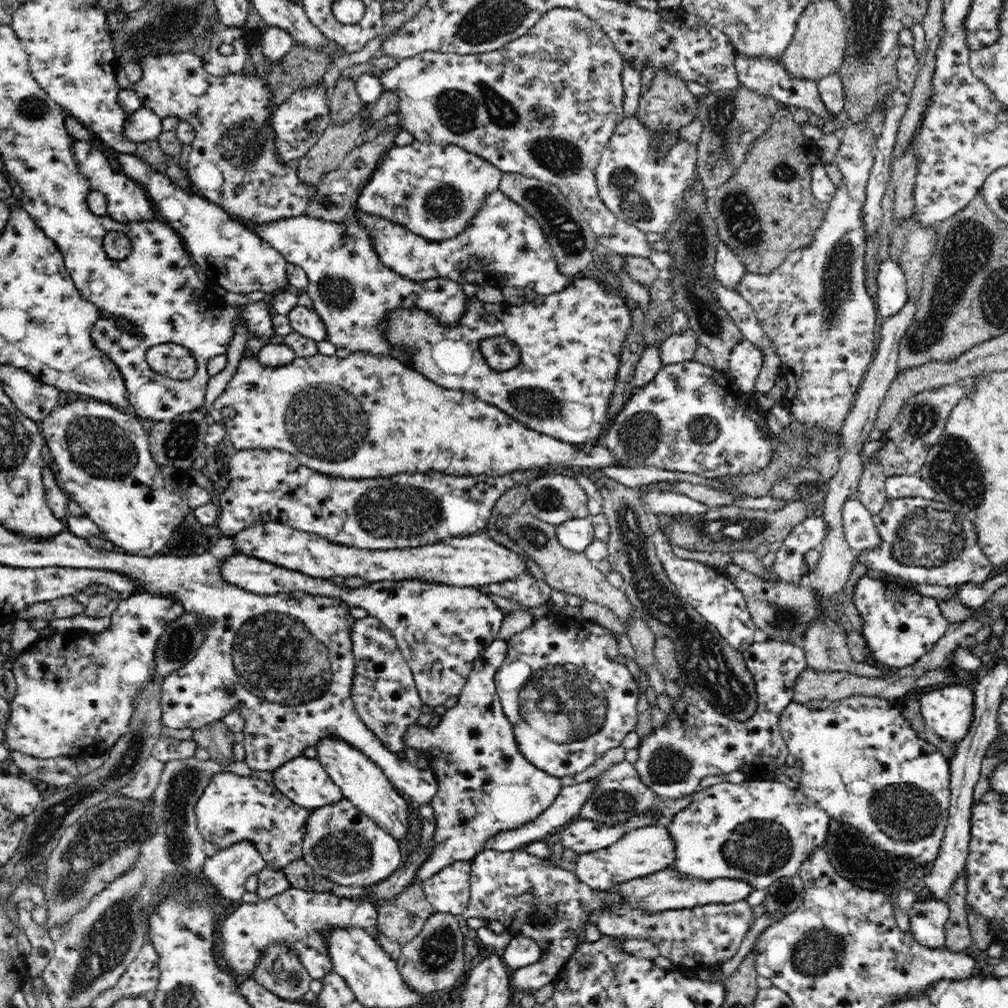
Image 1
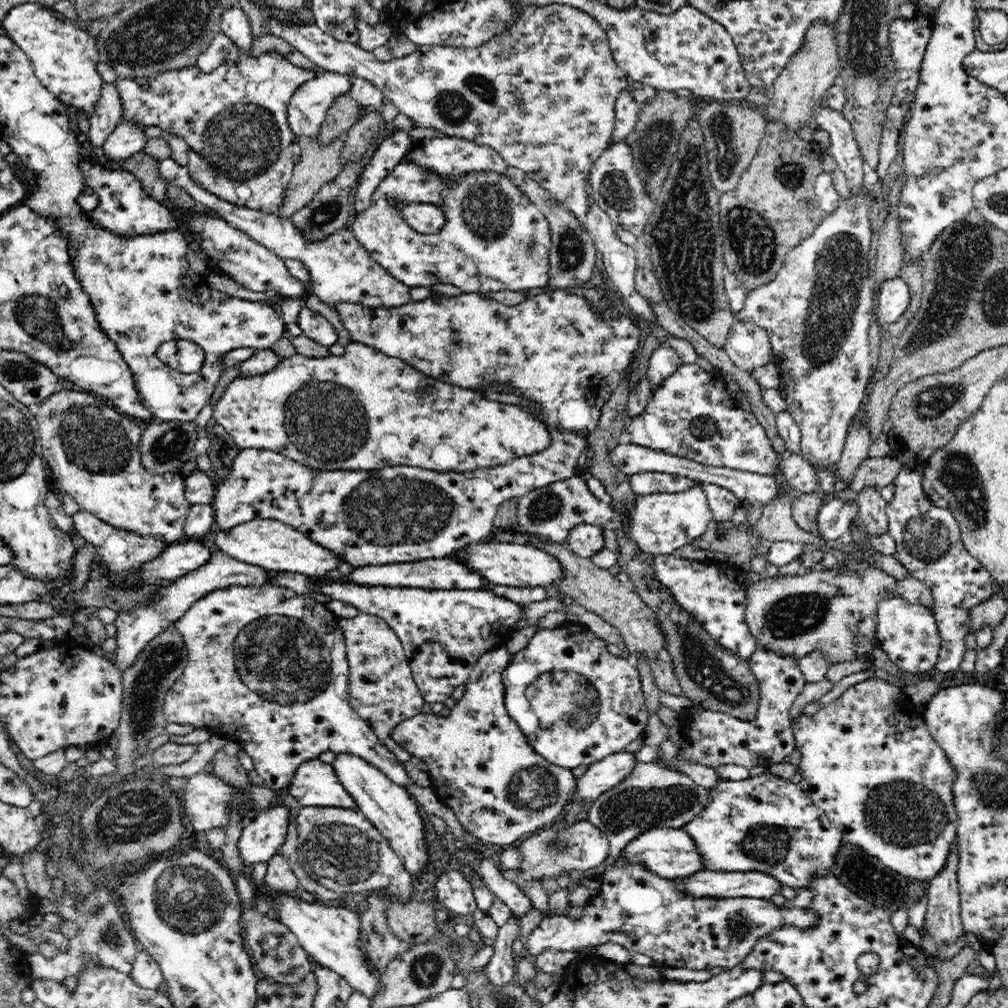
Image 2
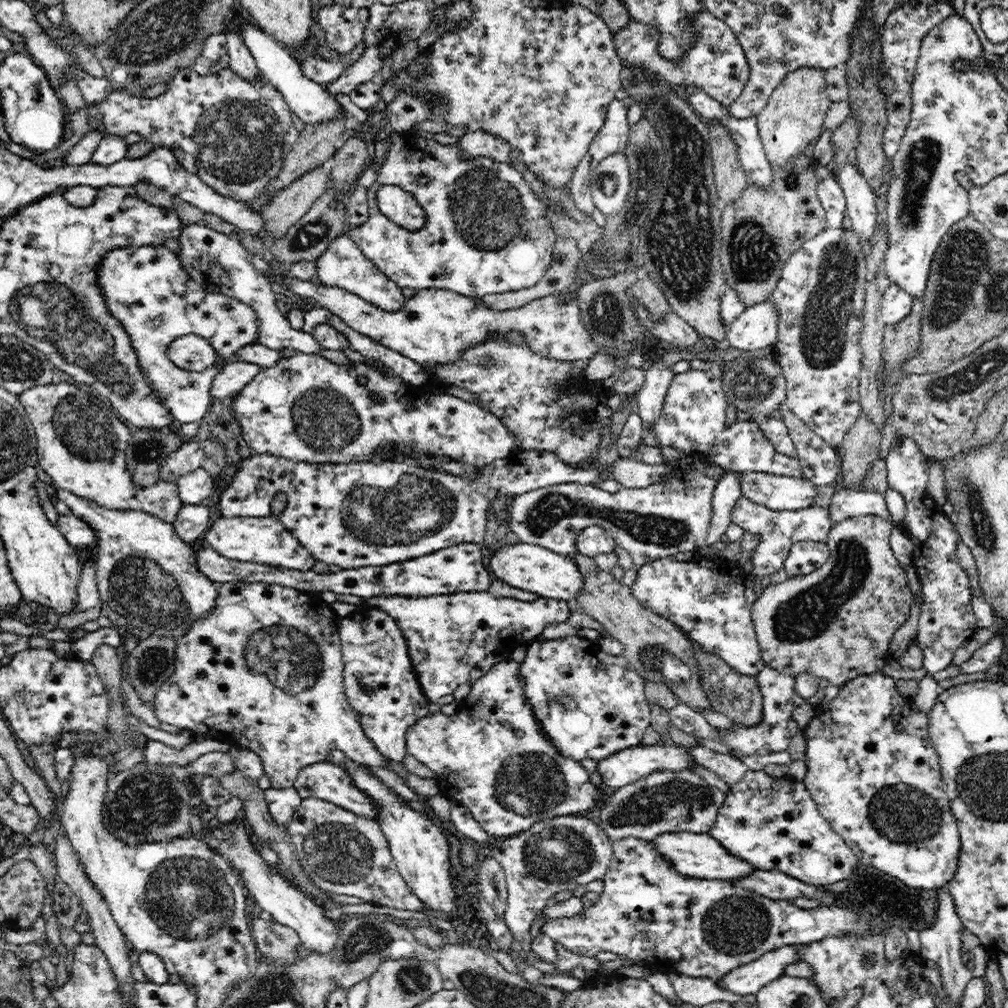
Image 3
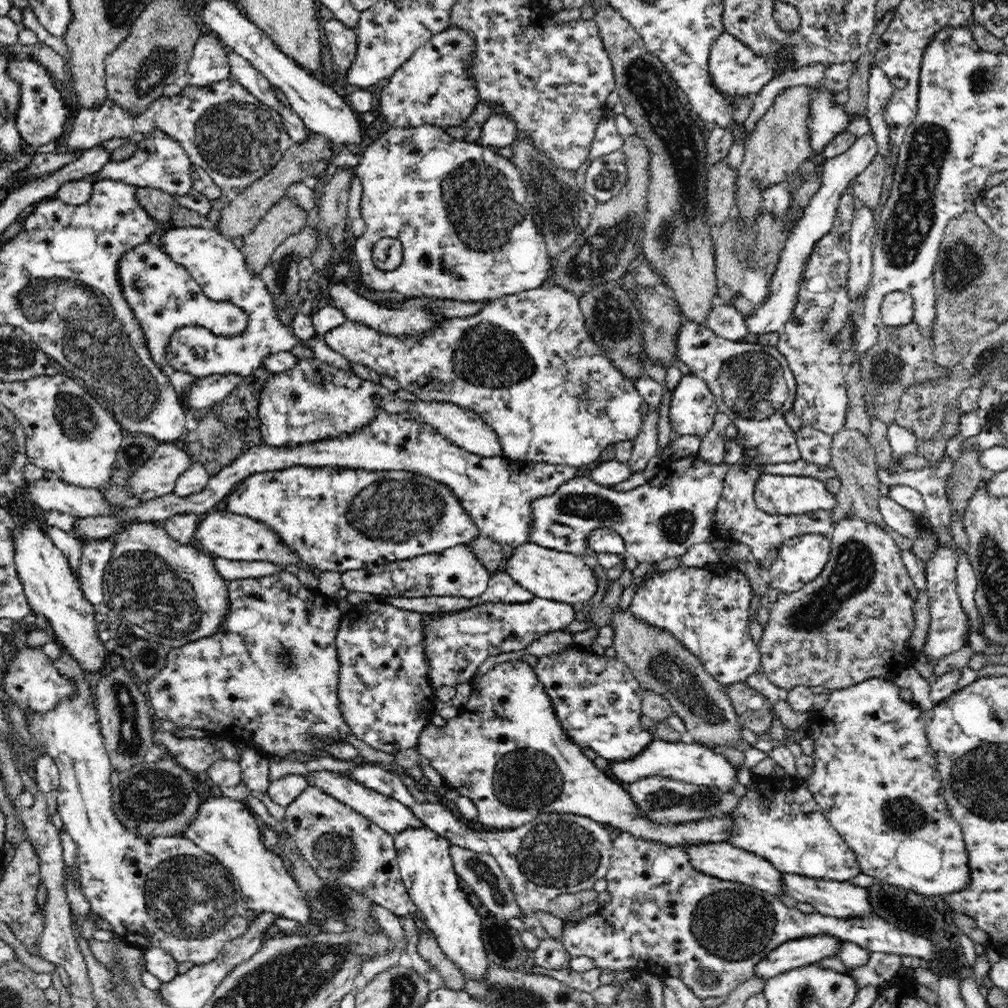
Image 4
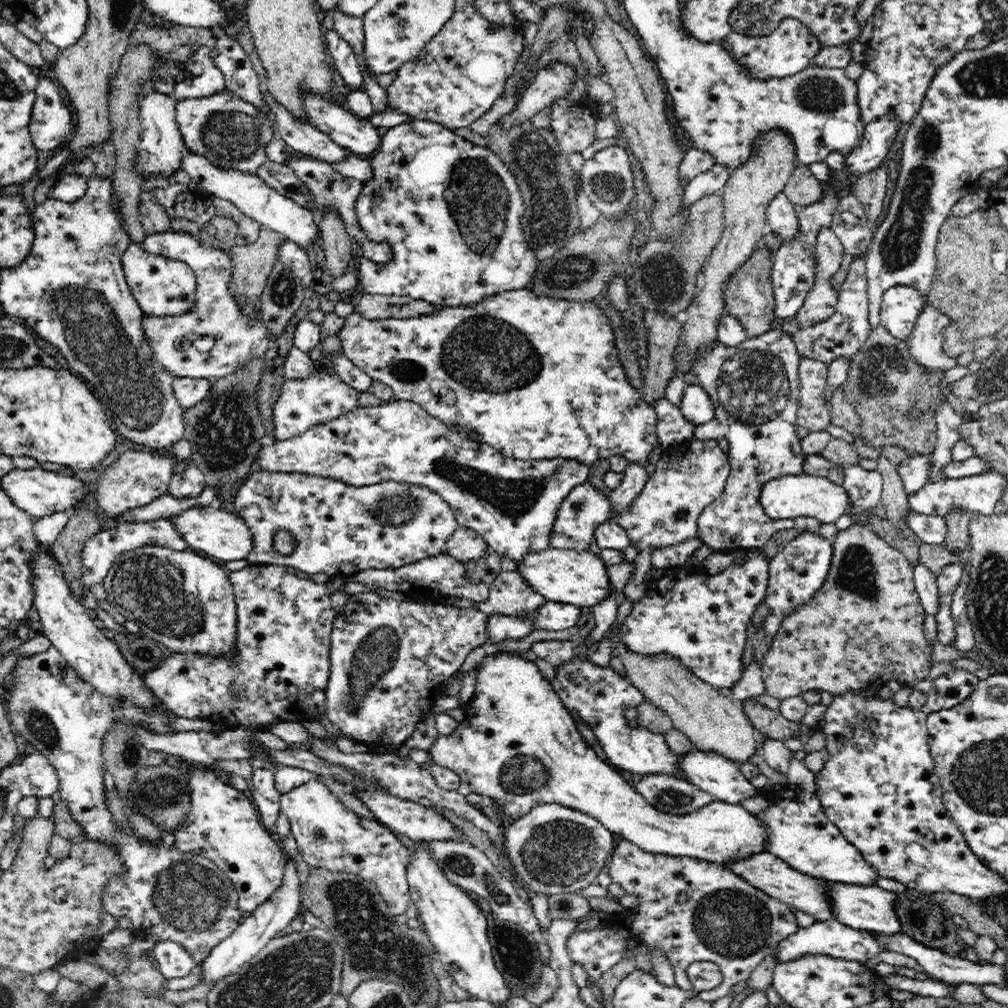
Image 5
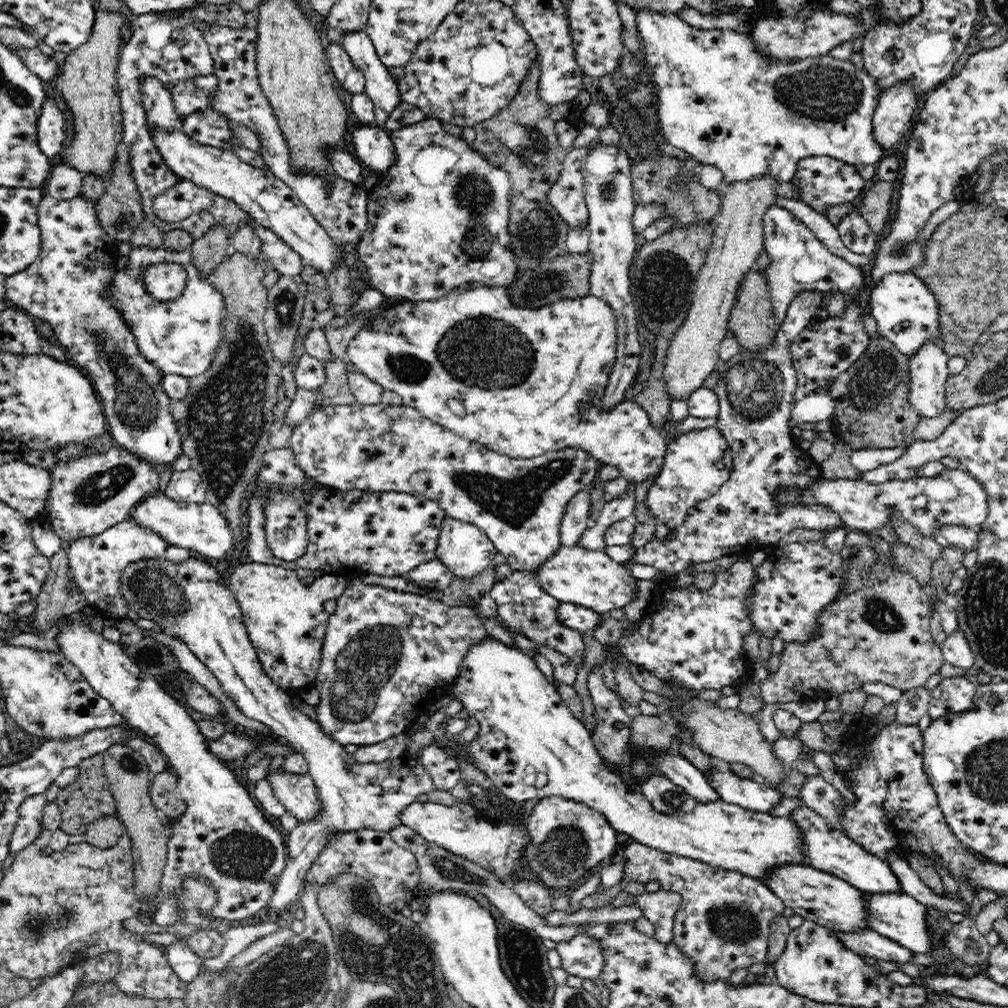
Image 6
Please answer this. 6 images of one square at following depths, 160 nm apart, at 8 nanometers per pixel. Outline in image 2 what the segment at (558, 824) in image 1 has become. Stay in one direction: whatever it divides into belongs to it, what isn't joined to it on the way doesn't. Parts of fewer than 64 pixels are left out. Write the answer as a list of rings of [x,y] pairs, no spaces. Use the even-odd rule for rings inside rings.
[[[624,749],[606,756],[595,764],[590,764],[578,781],[576,798],[572,802],[578,804],[578,802],[595,801],[603,792],[628,779],[637,768],[637,764],[634,755],[626,753]]]

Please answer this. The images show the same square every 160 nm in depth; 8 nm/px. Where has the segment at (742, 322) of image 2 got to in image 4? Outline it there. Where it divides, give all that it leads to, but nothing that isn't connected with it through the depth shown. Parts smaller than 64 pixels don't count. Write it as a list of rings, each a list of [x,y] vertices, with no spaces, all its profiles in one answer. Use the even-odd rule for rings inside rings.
[[[870,132],[857,138],[852,146],[843,154],[835,158],[820,161],[821,188],[812,197],[802,212],[796,226],[791,230],[779,253],[778,264],[770,279],[770,294],[767,300],[757,308],[748,318],[745,325],[748,327],[749,337],[757,337],[770,332],[780,332],[784,325],[792,318],[798,288],[804,278],[804,270],[812,255],[813,248],[818,240],[833,230],[838,203],[843,194],[850,191],[853,181],[870,166],[870,162],[878,155],[878,144]]]

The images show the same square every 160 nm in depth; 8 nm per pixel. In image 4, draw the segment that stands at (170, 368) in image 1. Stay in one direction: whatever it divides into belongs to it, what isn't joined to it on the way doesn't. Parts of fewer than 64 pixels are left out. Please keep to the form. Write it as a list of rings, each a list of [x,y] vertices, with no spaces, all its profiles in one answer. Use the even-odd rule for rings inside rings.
[[[194,226],[187,228],[172,227],[166,233],[161,234],[161,244],[163,244],[160,246],[162,251],[170,256],[176,264],[180,264],[190,271],[194,281],[201,287],[203,294],[208,299],[212,299],[214,302],[232,303],[234,306],[242,308],[247,314],[246,328],[235,335],[218,336],[217,333],[210,332],[207,328],[198,324],[190,324],[184,326],[184,328],[178,328],[170,336],[166,346],[166,359],[168,359],[168,364],[172,368],[198,379],[210,375],[240,375],[243,378],[262,366],[268,356],[277,352],[290,351],[294,346],[302,344],[302,346],[310,348],[314,352],[314,356],[322,360],[322,362],[344,371],[352,372],[352,363],[345,356],[330,348],[322,337],[317,335],[310,337],[307,341],[300,341],[298,336],[294,335],[291,326],[282,323],[278,319],[276,309],[274,309],[274,301],[272,301],[272,296],[260,274],[251,274],[250,270],[247,270],[246,257],[242,254],[241,249],[232,243],[232,239],[222,235],[216,228],[210,230],[210,228],[197,228]]]

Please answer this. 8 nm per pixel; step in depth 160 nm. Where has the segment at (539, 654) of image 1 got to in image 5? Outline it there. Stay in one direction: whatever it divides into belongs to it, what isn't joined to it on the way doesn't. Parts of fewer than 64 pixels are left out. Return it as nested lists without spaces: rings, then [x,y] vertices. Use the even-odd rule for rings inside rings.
[[[575,656],[570,662],[557,666],[556,678],[549,681],[573,719],[583,720],[593,730],[607,754],[609,765],[642,776],[662,774],[689,780],[681,768],[681,762],[678,762],[677,755],[670,750],[666,739],[660,733],[628,725],[629,720],[624,716],[626,709],[637,708],[645,700],[642,692],[633,686],[628,677],[621,676],[611,667],[601,668],[588,658]]]

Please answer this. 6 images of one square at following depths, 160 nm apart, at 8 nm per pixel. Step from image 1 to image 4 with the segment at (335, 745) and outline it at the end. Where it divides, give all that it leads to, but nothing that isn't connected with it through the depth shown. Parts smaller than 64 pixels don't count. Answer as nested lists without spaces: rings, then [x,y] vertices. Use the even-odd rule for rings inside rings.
[[[426,827],[406,830],[393,835],[393,839],[403,883],[417,910],[422,910],[435,942],[465,978],[471,982],[485,982],[490,960],[481,937],[482,919],[476,908],[470,905],[466,893],[460,889],[461,881],[454,871],[449,853],[451,842]]]

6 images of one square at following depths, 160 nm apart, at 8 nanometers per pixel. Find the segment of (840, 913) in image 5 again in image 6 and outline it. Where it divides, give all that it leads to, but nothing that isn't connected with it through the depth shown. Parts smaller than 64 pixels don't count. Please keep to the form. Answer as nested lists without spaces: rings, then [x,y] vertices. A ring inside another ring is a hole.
[[[870,894],[868,896],[870,906],[870,923],[872,930],[881,933],[882,936],[890,937],[904,948],[912,952],[930,952],[932,937],[926,927],[927,907],[920,904],[908,894]]]

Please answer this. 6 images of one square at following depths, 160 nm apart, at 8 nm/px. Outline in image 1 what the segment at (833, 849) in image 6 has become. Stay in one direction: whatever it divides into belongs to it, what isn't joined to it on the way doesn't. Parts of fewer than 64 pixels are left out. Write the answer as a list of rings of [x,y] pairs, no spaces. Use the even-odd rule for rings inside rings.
[[[750,777],[738,784],[728,781],[714,784],[693,793],[693,802],[666,828],[676,840],[678,862],[674,871],[689,876],[736,877],[753,885],[753,890],[766,889],[778,878],[794,876],[816,848],[822,848],[828,838],[830,816],[820,805],[799,789],[791,789],[778,781]]]

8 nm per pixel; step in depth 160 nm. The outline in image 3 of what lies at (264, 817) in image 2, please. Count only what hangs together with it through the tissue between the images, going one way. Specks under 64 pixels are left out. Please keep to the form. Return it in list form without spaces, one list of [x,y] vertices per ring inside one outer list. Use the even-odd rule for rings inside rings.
[[[293,785],[286,788],[268,788],[263,790],[269,813],[276,824],[290,824],[295,809],[300,806],[301,795]]]

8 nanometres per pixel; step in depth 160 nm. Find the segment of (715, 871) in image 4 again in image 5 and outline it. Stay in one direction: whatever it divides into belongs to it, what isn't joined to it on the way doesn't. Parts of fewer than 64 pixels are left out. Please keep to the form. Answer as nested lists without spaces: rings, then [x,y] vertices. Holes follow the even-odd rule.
[[[768,850],[761,854],[722,864],[724,868],[732,869],[746,881],[765,892],[772,898],[781,900],[784,904],[794,906],[798,911],[814,916],[816,921],[824,922],[836,918],[835,904],[830,895],[830,881],[821,877],[810,876],[808,873],[798,872],[792,865],[786,864],[781,857],[770,854]]]

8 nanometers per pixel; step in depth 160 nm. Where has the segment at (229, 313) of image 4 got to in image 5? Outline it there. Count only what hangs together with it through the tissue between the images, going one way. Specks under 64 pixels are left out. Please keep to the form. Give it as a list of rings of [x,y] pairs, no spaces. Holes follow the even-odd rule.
[[[131,242],[121,256],[125,280],[132,290],[143,314],[148,316],[182,316],[190,309],[197,288],[196,275],[188,264],[165,256],[147,254]]]

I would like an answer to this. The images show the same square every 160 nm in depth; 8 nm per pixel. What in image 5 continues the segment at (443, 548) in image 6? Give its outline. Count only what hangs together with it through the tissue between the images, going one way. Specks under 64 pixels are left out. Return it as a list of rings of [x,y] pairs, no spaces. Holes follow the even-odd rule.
[[[456,528],[446,540],[446,554],[464,564],[480,559],[486,551],[487,542],[472,528]]]

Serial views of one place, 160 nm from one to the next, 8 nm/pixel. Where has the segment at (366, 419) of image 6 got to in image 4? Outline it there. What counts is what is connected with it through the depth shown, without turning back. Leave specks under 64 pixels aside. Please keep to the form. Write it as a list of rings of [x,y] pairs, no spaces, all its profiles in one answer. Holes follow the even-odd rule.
[[[378,410],[376,418],[372,421],[359,432],[340,438],[304,441],[298,445],[262,443],[252,446],[228,467],[211,476],[208,484],[198,493],[181,497],[172,492],[139,503],[129,502],[110,516],[78,518],[71,534],[75,538],[83,536],[88,540],[101,541],[103,538],[112,538],[116,531],[136,521],[162,523],[171,516],[184,513],[203,516],[204,513],[208,513],[207,510],[220,504],[240,482],[252,475],[282,471],[294,466],[338,467],[362,471],[408,471],[442,483],[447,490],[454,493],[454,498],[462,503],[463,510],[466,510],[479,534],[498,543],[499,546],[511,544],[516,548],[531,542],[534,500],[553,495],[558,487],[570,479],[577,478],[577,467],[570,465],[528,463],[508,460],[504,456],[484,457],[466,452],[436,433],[432,427],[418,422],[409,412],[390,414],[386,410]]]

